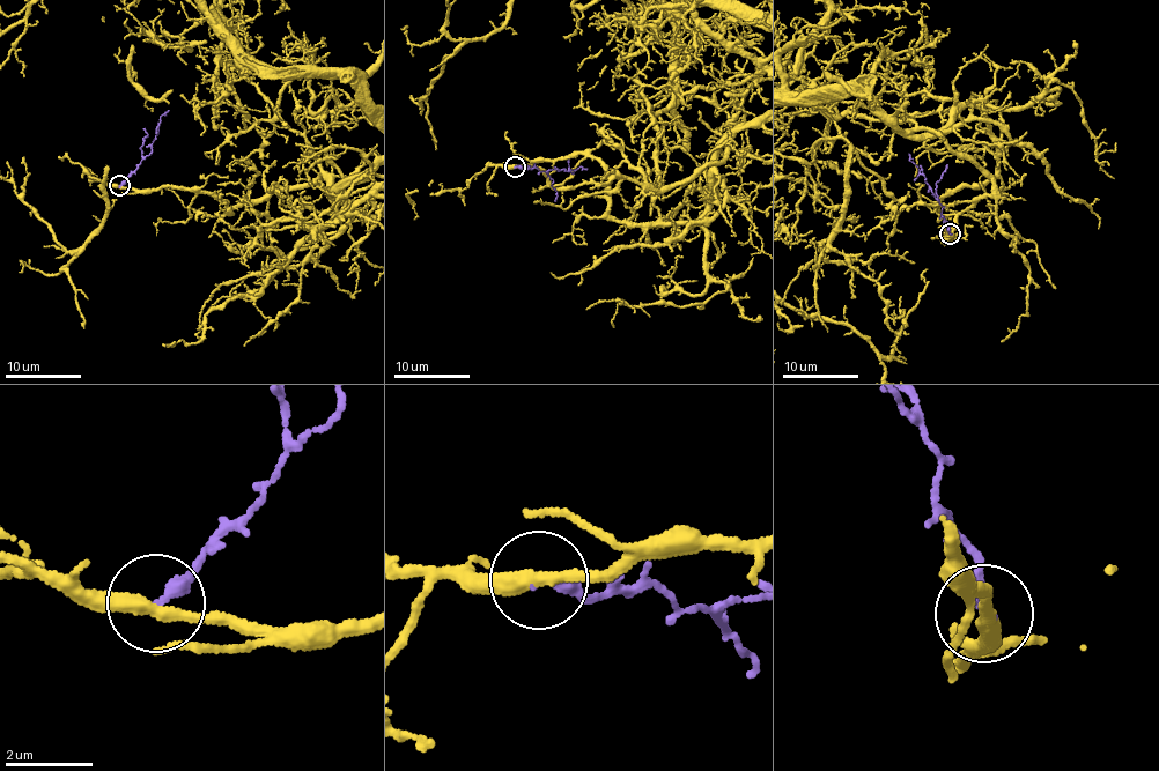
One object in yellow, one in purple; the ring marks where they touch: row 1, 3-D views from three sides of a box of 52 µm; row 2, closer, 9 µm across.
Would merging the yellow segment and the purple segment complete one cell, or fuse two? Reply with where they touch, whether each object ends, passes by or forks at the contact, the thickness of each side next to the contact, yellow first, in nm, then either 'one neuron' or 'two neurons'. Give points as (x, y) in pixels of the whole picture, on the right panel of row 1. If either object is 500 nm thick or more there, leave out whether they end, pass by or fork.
place (950, 234); yellow passes by; purple ends; calibres 320 and 320 nm; two neurons

